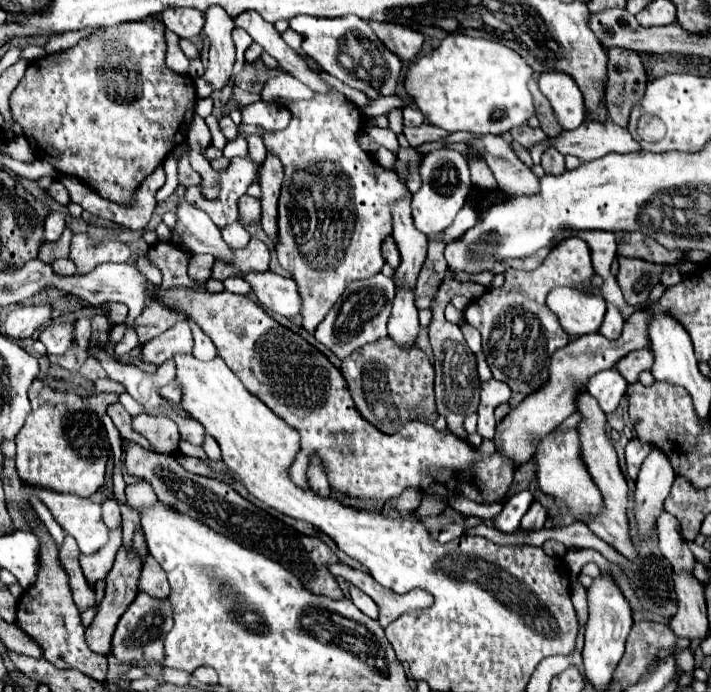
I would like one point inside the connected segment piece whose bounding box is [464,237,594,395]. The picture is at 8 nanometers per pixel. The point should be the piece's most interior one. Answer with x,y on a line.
519,333

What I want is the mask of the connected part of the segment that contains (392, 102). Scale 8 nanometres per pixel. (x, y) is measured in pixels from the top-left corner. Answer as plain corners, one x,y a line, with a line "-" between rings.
390,95
390,97
382,97
382,99
374,99
372,105
364,111
366,117
380,117
380,115
386,115
390,109
394,107
402,107
402,101
398,101
396,95

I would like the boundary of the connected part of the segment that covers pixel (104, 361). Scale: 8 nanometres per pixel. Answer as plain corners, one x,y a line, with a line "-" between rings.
100,349
100,351
96,353
96,359
98,359
98,363
104,367
104,371
108,373
110,379
122,383
122,385
126,387
126,391
128,391
136,401
140,401
152,415
160,415
160,413
156,411
156,407
162,405
162,403
168,403
168,401
164,401
164,399
158,395
158,389
176,377
174,359
164,361
154,375
144,373
144,371
138,369
138,367
124,365
124,363
116,361
114,355
106,353
104,349

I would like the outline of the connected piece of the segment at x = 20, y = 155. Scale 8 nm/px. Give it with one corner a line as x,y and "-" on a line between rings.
18,135
14,141
6,143
6,145
4,145
4,151
6,151
10,157
18,159
18,161
34,161
34,155
32,155
32,149
30,149
30,143
26,141
24,135

